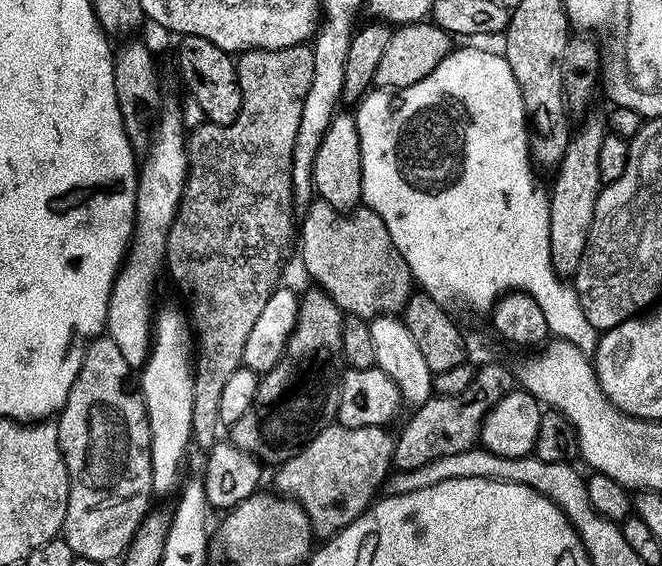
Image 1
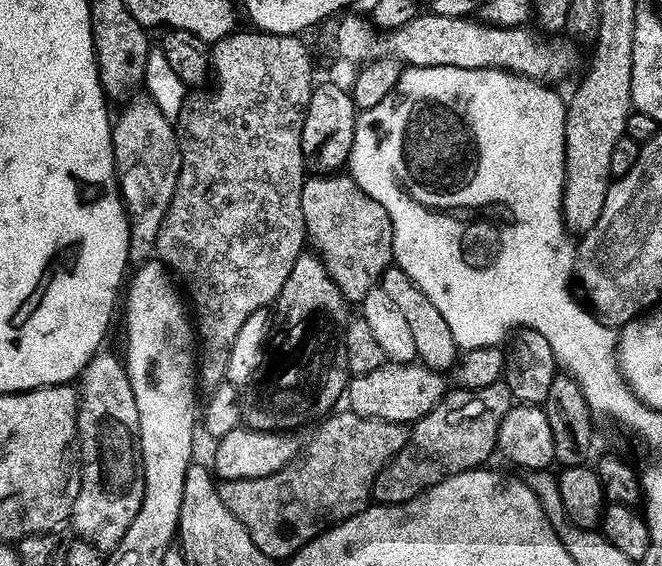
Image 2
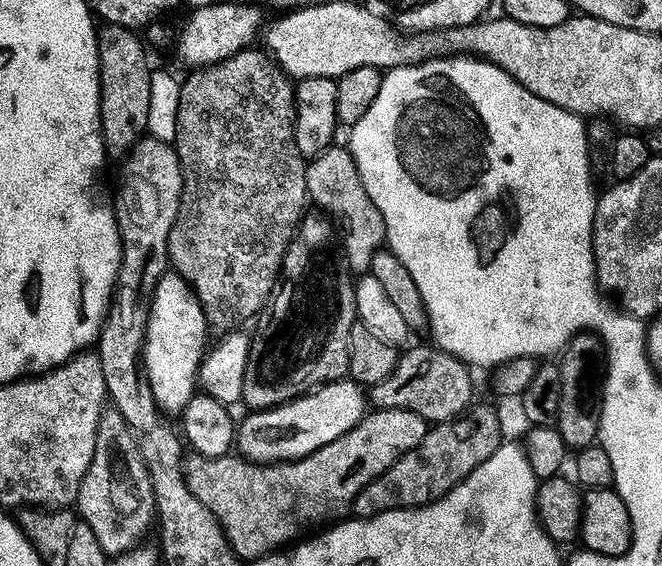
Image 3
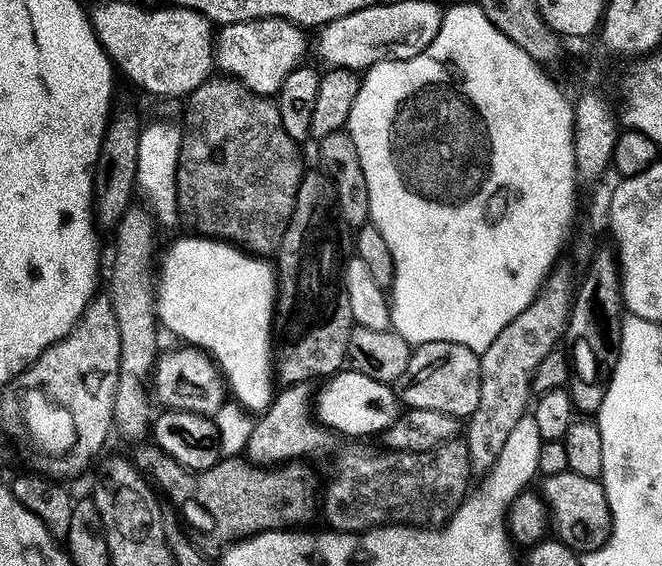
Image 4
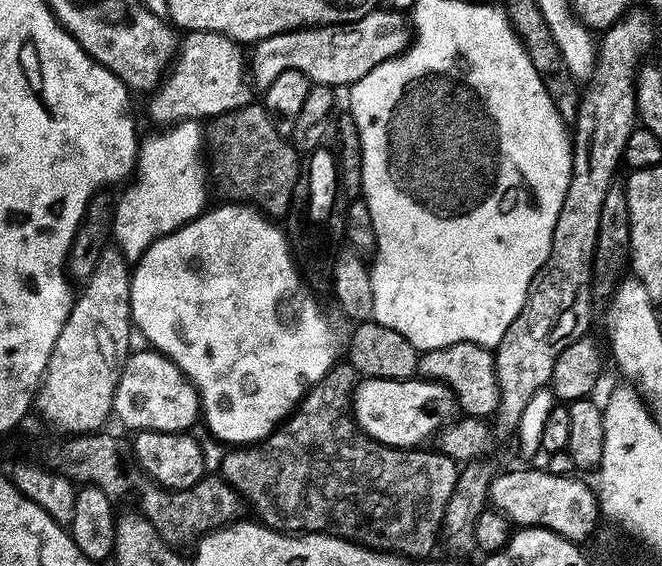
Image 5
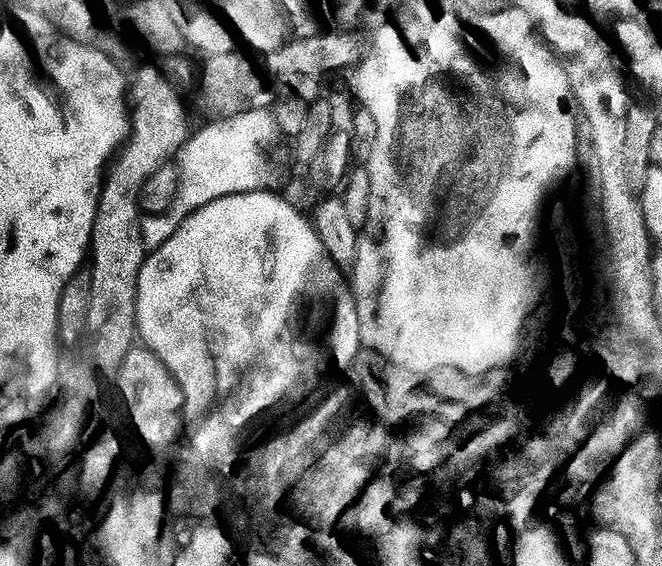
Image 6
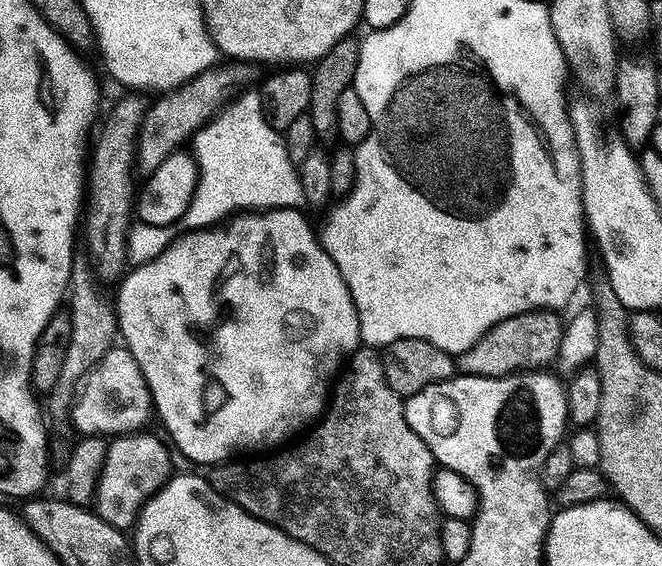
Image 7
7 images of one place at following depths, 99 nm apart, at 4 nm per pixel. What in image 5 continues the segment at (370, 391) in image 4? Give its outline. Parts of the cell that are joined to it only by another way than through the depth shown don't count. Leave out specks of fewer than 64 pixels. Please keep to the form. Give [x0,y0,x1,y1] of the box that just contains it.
[350,378,458,449]

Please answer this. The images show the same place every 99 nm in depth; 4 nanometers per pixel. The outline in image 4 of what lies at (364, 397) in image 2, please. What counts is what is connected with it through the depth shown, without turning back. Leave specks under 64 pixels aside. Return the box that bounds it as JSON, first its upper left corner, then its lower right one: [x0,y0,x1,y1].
[398,342,481,418]

